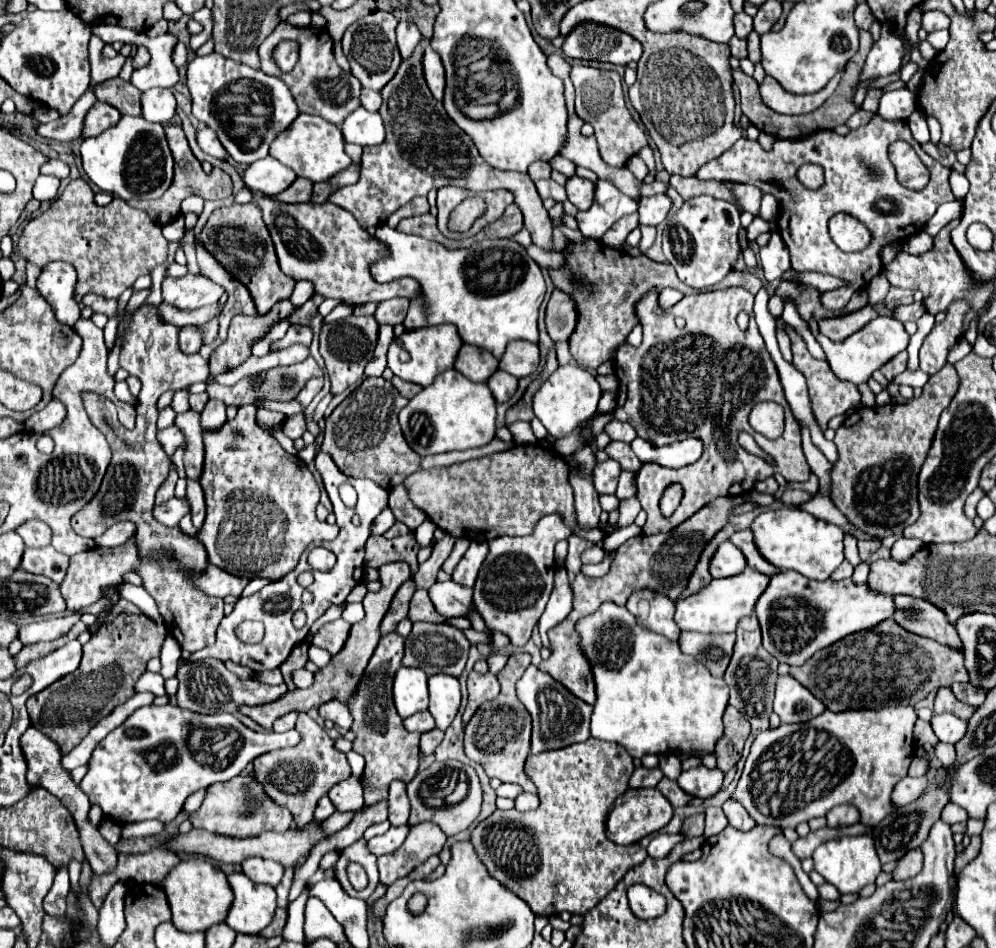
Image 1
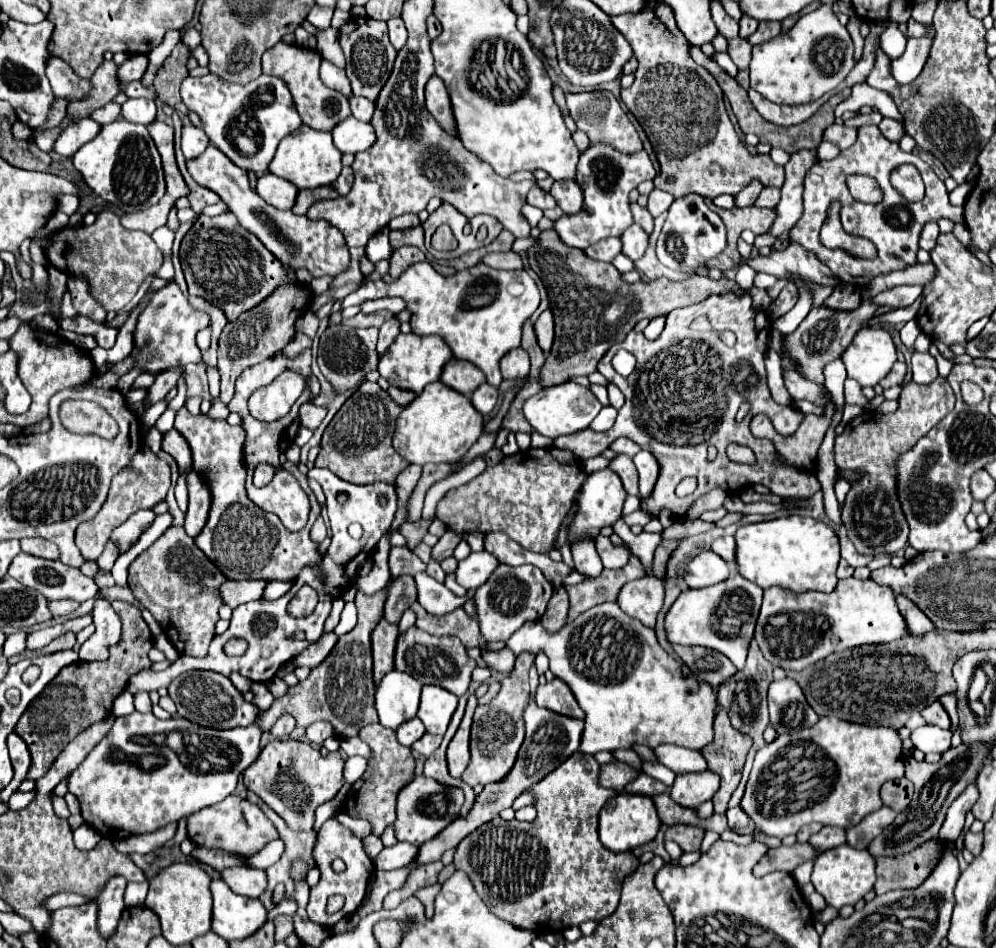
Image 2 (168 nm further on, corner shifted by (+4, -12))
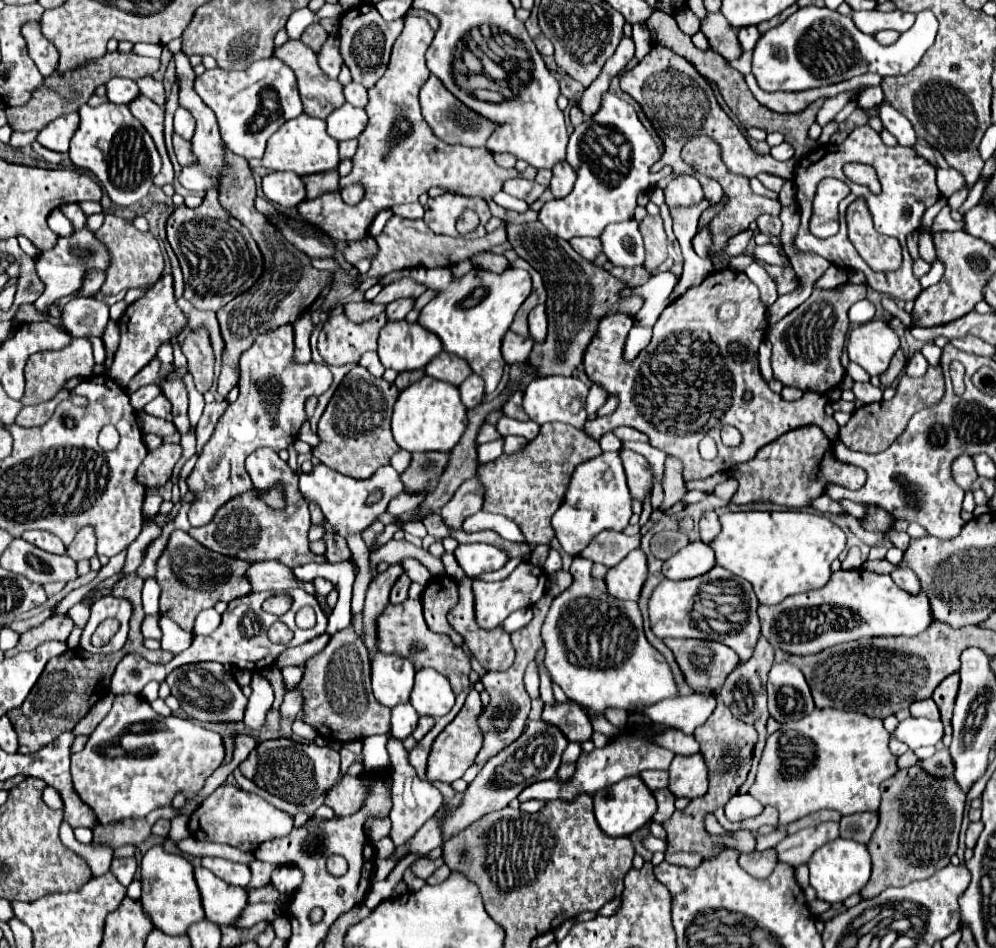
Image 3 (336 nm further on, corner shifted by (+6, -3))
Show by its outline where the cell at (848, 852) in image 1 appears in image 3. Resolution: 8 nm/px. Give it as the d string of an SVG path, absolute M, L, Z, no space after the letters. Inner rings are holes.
M838 837L836 841L826 843L820 847L812 859L808 861L810 867L810 885L816 889L818 899L824 899L828 903L844 901L852 893L858 893L870 879L870 853L866 845L856 843L852 839Z

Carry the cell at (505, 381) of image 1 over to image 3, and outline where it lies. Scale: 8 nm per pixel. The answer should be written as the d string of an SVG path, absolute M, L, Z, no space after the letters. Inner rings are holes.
M470 375L470 379L466 379L458 389L460 389L460 397L466 409L474 409L478 403L482 403L484 383L480 375Z

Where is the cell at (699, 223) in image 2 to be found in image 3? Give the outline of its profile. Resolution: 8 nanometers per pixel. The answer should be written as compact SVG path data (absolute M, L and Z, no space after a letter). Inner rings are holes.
M678 175L674 177L668 187L664 189L666 195L666 205L670 209L680 209L680 207L692 207L698 205L704 199L702 187L696 177L692 175Z

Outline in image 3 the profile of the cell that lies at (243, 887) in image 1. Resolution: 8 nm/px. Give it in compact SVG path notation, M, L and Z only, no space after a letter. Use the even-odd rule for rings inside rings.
M192 859L196 869L196 883L202 895L206 919L216 925L236 925L242 911L248 905L248 891L228 885L212 871L200 865L200 859Z

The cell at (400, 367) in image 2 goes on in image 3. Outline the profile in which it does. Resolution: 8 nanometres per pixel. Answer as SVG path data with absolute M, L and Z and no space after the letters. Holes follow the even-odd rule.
M408 321L386 323L378 339L378 357L382 365L398 373L424 371L440 351L442 343L438 335Z

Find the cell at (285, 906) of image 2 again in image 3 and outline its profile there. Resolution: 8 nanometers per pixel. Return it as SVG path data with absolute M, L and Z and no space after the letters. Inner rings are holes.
M256 903L256 905L248 905L242 913L242 917L238 919L236 927L250 927L256 925L258 921L274 921L280 915L280 909L274 903Z

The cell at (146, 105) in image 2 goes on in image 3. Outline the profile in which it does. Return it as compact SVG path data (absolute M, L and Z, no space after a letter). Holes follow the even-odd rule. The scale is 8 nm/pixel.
M110 79L106 83L106 97L110 99L110 103L118 103L118 105L128 105L132 103L136 97L140 95L140 89L134 81L130 79Z

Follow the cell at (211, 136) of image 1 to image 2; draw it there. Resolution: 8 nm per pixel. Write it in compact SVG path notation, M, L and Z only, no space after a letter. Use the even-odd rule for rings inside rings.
M184 126L182 128L182 154L186 156L186 160L200 156L200 152L204 152L204 148L208 146L208 136L202 128L196 126Z

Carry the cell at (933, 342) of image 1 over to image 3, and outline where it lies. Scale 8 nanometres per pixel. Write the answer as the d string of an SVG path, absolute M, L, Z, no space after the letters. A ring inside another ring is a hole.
M914 351L914 355L912 355L910 361L908 361L906 373L908 373L910 377L920 377L920 375L926 373L926 369L928 369L928 361L924 359L922 351Z

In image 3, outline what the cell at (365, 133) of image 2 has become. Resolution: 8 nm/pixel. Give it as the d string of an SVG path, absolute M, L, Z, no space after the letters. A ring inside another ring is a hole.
M344 103L342 107L334 109L328 119L328 133L336 139L336 141L344 141L344 139L358 139L362 135L362 131L366 129L368 123L368 115L364 109L354 107L350 103Z

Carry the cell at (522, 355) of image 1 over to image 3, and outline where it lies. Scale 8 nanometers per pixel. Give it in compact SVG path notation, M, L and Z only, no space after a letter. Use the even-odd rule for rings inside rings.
M508 331L502 339L502 357L508 365L524 363L532 351L532 345L534 345L534 341L530 337L524 339L524 337Z

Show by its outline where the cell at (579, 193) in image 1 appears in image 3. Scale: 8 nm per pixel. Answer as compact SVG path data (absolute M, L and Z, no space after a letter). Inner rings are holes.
M564 161L564 163L558 163L558 167L552 169L552 181L550 181L550 191L554 197L562 199L566 195L570 195L574 183L576 183L576 171Z

